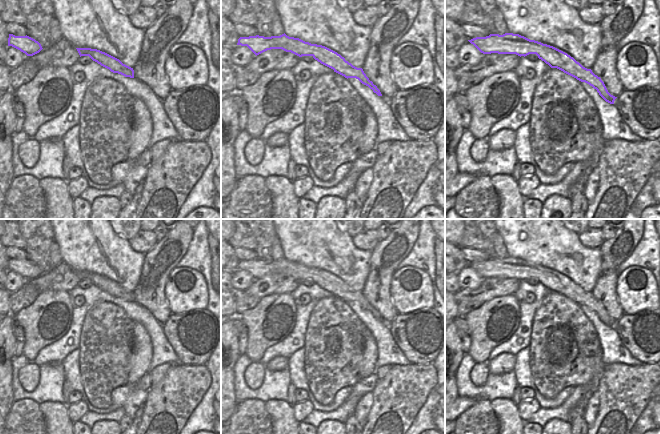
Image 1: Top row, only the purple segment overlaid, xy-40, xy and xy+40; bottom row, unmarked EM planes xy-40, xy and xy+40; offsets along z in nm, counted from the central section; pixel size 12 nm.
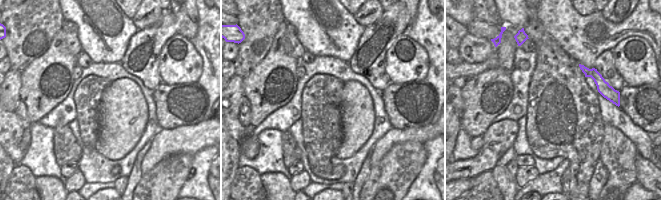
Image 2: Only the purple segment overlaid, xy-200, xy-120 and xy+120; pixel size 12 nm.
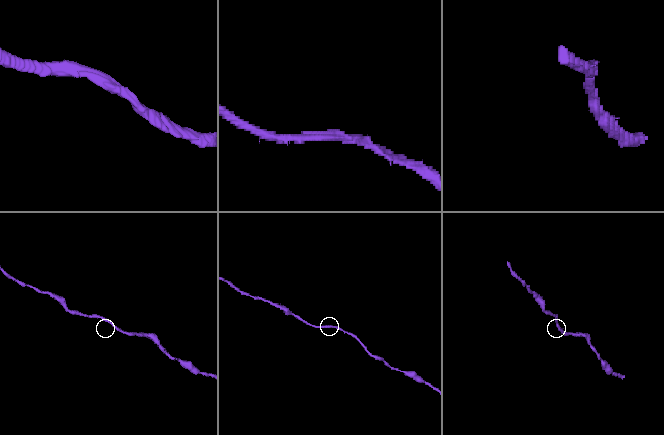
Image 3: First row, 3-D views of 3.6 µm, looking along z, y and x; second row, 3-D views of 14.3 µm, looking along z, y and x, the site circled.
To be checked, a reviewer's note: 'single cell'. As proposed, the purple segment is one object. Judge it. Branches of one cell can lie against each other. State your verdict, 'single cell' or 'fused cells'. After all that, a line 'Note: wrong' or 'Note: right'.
single cell
Note: right

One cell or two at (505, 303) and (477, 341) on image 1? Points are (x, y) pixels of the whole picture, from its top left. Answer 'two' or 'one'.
one

